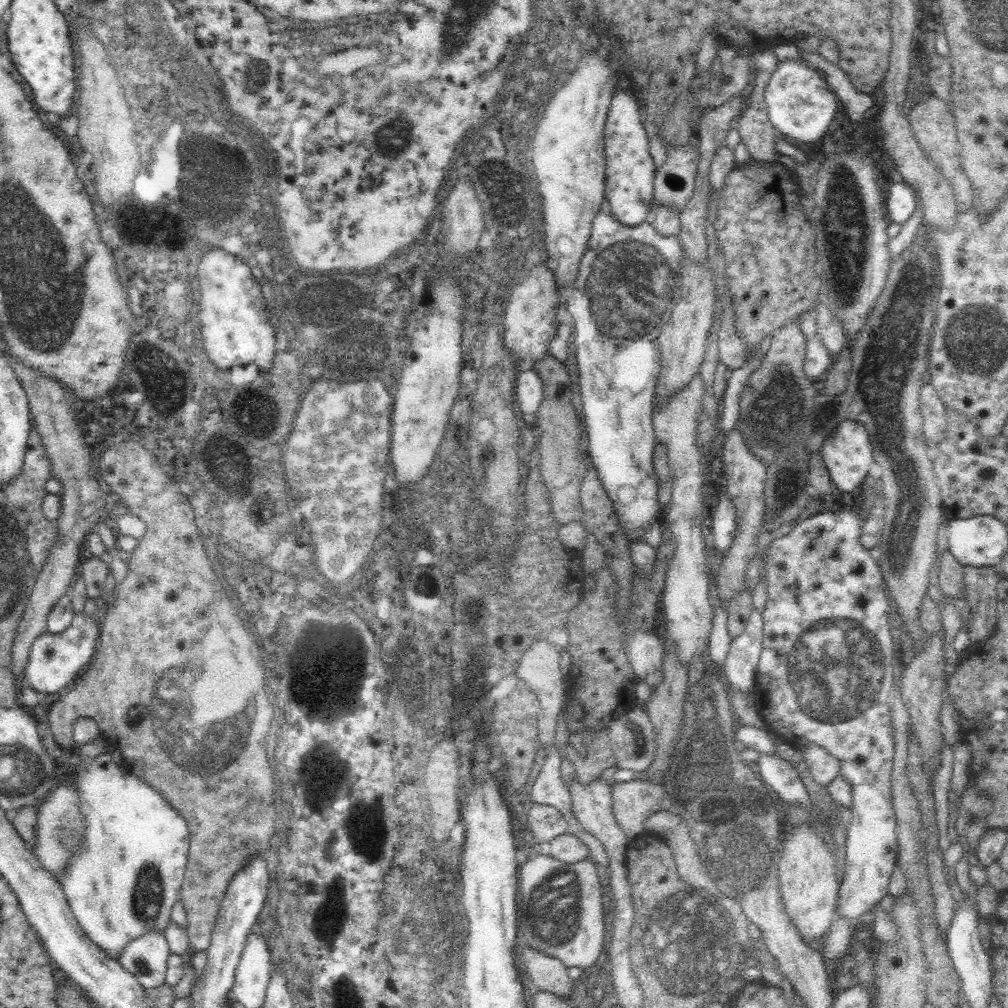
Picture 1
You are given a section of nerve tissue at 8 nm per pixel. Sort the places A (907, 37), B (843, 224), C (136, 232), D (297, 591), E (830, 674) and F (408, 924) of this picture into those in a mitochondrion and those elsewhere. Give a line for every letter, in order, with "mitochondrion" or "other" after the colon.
A: other
B: mitochondrion
C: other
D: other
E: mitochondrion
F: mitochondrion

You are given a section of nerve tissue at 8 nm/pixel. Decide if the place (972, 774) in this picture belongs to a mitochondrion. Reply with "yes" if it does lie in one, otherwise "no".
no

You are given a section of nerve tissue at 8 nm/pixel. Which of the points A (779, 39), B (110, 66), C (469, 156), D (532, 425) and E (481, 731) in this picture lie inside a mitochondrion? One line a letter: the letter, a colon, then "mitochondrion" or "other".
A: other
B: other
C: mitochondrion
D: other
E: other

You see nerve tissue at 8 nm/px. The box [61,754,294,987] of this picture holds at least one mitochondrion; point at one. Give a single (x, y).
(150, 889)

